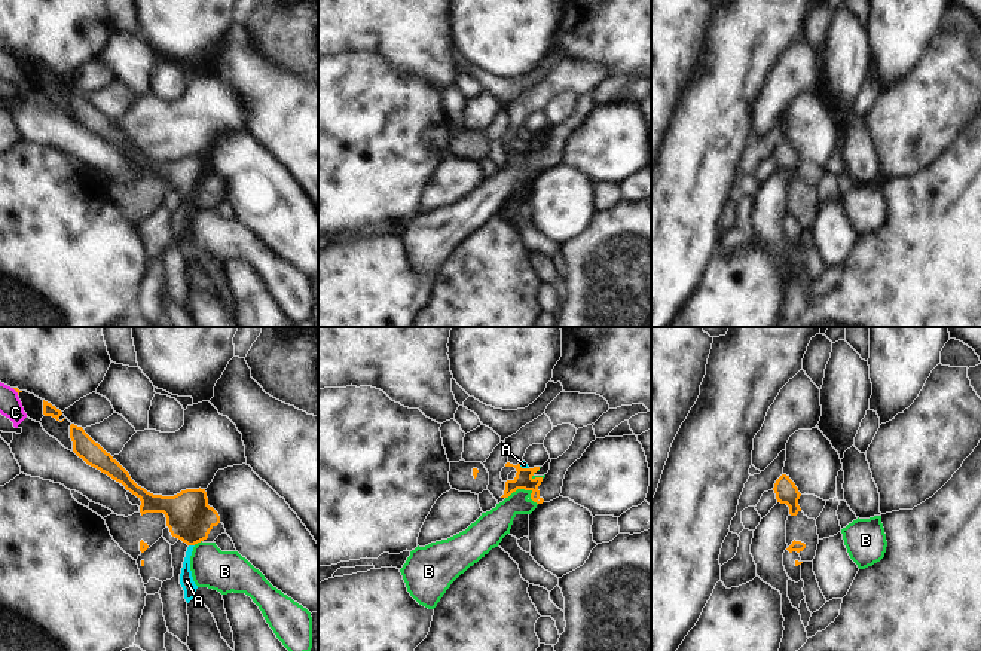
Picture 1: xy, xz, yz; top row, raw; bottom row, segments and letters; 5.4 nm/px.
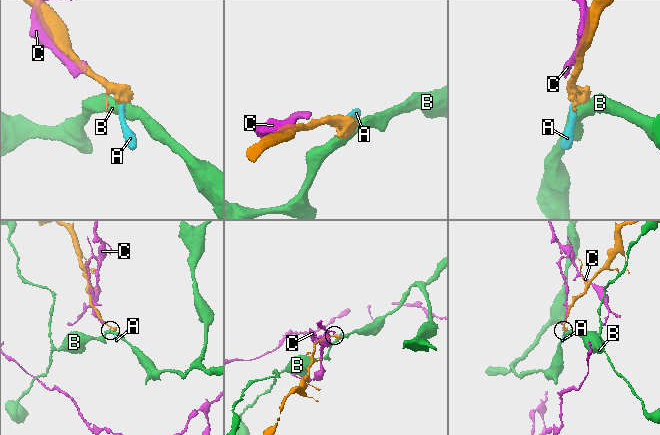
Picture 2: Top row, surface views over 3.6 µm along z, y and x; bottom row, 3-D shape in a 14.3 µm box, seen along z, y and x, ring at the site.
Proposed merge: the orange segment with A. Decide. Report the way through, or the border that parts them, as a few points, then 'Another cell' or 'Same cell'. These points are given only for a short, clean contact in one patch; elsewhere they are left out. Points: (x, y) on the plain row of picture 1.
Path across: xy (189, 185), (192, 211), (188, 220), (186, 247). Same cell.

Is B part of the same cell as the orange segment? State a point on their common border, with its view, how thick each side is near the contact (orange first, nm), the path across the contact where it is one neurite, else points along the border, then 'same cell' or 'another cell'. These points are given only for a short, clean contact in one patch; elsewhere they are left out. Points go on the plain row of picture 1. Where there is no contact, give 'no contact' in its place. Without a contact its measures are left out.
contact xz (525, 156); calibres 100 and 160 nm; border xz (506, 165), (517, 156), (528, 156), (537, 171); another cell

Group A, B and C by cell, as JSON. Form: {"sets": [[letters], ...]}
{"sets": [["A"], ["B"], ["C"]]}

